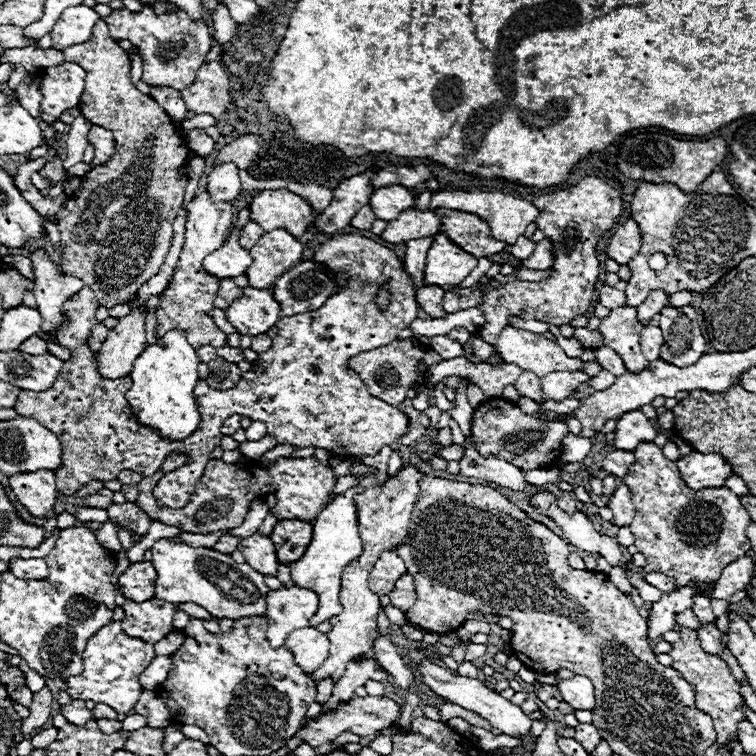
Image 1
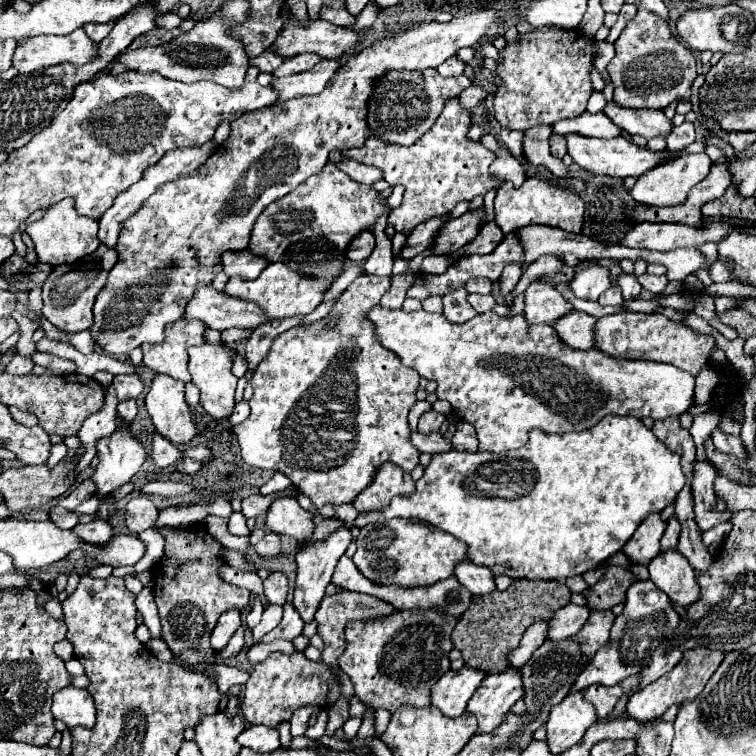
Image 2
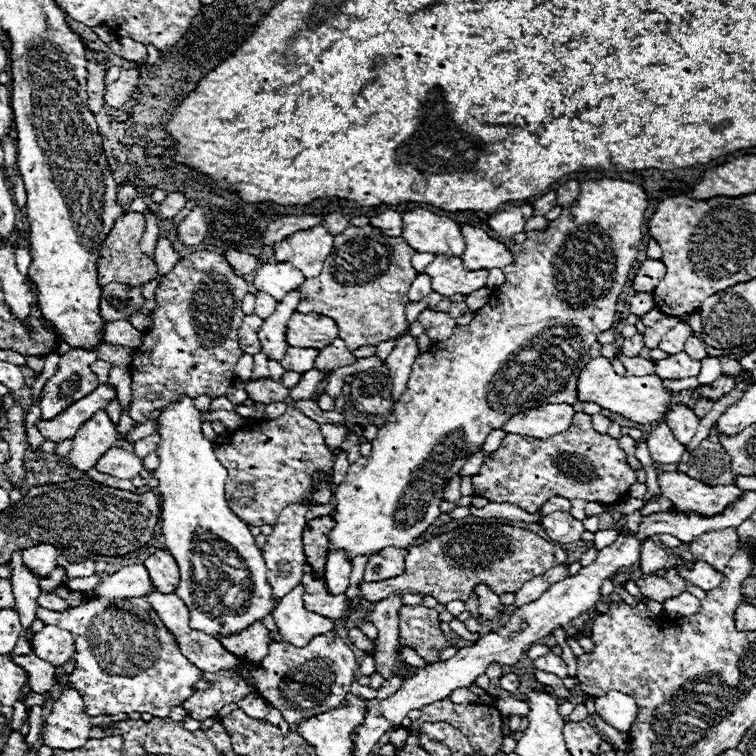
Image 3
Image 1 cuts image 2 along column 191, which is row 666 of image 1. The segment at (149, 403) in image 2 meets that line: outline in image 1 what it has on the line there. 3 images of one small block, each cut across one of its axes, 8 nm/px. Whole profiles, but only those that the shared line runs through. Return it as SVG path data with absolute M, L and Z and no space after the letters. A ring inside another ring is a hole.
M424 660L422 664L418 664L418 672L424 680L424 684L438 696L442 696L444 700L452 702L452 704L458 704L466 710L472 710L476 714L480 714L482 718L486 718L494 728L502 730L502 734L508 734L508 736L524 736L528 730L530 730L530 724L532 720L520 710L520 706L512 704L510 700L502 698L498 692L490 690L482 680L476 680L476 678L466 678L466 676L454 676L450 674L446 668L430 662L430 660Z

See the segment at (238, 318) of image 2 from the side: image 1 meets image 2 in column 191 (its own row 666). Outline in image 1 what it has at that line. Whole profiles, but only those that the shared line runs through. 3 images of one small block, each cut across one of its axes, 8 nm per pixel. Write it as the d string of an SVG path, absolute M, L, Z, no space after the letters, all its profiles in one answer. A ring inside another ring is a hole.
M300 628L290 632L284 646L294 652L296 662L308 674L312 674L326 660L330 650L328 636L318 632L316 628Z

